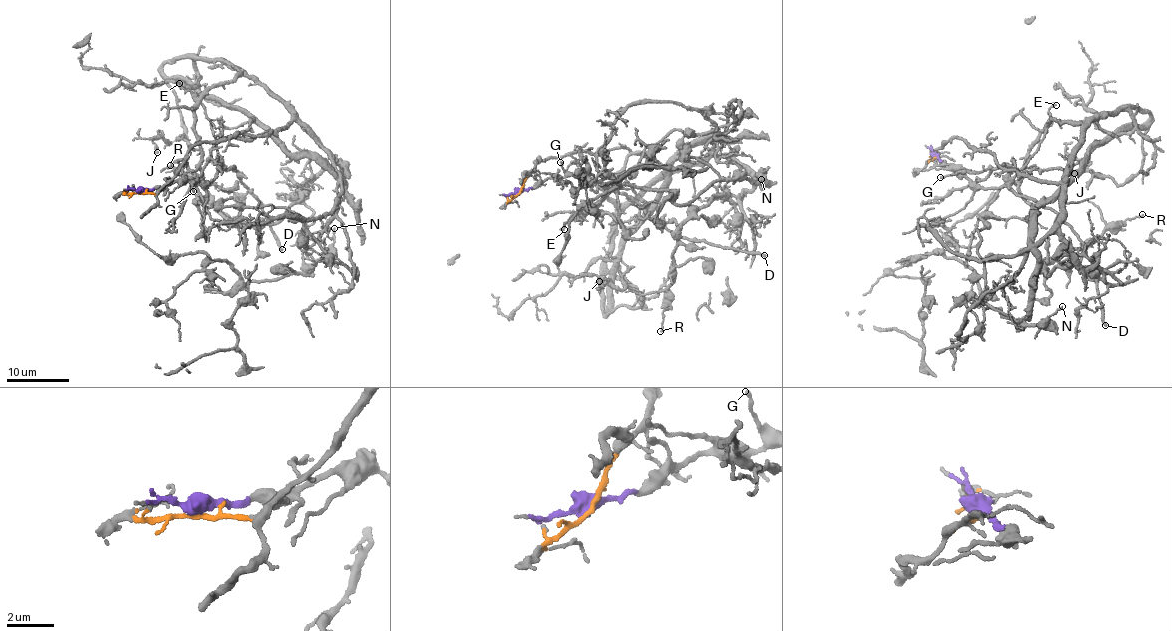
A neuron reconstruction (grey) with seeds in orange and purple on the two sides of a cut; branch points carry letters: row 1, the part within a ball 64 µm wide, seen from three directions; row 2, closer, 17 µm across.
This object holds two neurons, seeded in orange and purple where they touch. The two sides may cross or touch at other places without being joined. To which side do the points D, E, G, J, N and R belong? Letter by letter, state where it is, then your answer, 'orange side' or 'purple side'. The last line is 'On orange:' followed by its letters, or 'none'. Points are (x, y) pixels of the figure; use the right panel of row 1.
D: (1105, 325) | purple side
E: (1056, 105) | purple side
G: (940, 177) | purple side
J: (1074, 173) | orange side
N: (1062, 306) | orange side
R: (1142, 214) | orange side
On orange: J, N, R

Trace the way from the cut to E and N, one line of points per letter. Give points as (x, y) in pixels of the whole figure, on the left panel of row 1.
E: (139, 192), (171, 183), (213, 180), (216, 174), (217, 151), (211, 120), (198, 98), (179, 83)
N: (139, 192), (171, 179), (196, 144), (295, 119), (339, 177), (339, 205), (307, 248), (312, 268), (334, 227)

